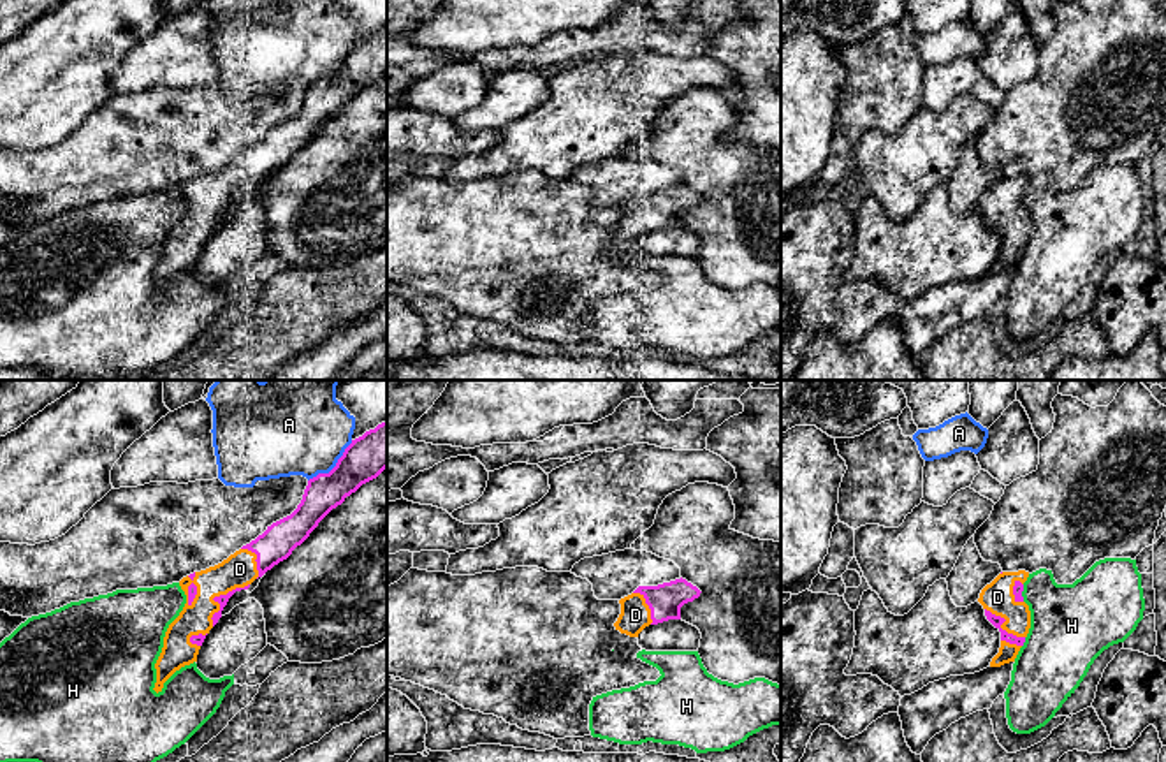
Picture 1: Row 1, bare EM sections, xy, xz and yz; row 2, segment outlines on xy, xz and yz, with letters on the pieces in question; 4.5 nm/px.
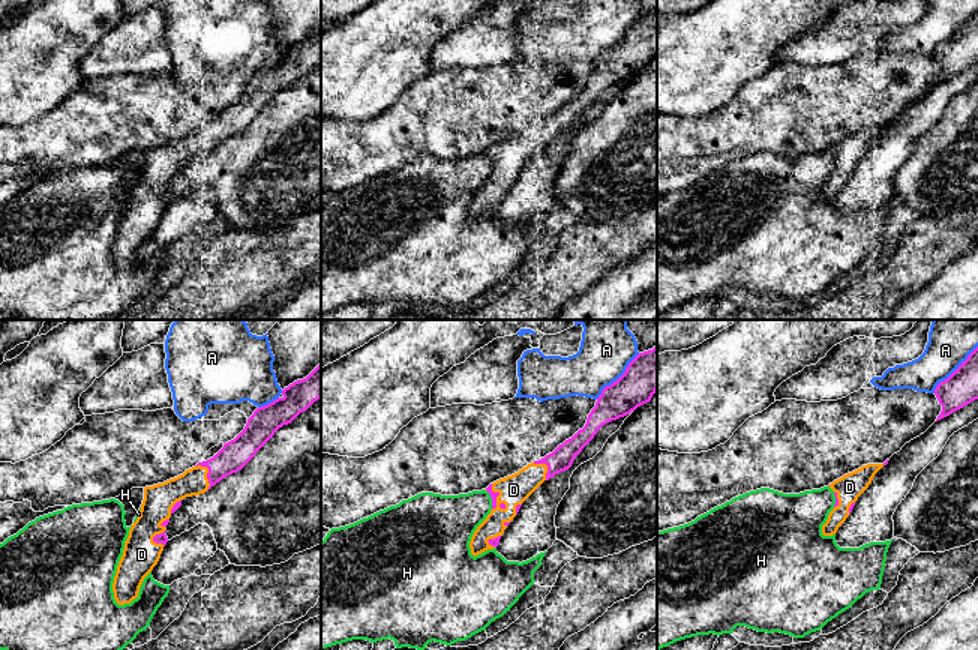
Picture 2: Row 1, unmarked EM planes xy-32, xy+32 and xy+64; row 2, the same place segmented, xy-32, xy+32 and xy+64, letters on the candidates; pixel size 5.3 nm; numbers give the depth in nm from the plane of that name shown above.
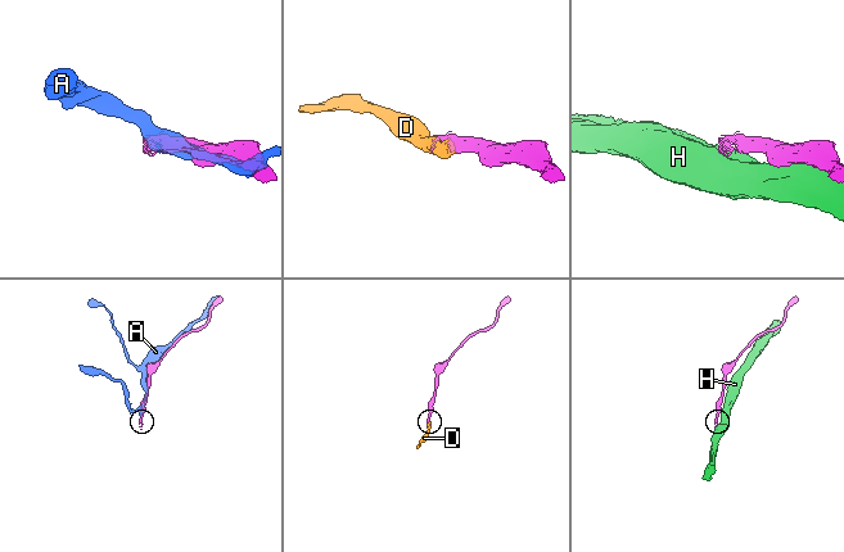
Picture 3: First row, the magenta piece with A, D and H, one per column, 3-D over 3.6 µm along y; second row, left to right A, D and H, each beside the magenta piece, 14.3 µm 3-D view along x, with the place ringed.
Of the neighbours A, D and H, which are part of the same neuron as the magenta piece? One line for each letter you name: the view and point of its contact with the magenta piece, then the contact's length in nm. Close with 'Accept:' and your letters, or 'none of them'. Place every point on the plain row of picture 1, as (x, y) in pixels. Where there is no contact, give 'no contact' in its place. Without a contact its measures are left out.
D: contact xy (217, 203); length 260 nm
Accept: D

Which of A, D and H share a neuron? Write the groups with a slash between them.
A / D / H

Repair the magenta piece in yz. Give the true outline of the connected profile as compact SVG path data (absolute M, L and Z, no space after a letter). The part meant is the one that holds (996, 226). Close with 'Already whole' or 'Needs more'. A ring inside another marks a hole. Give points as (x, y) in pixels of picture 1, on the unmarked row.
M1025 176L1001 178L980 199L978 208L983 211L987 225L1001 238L1001 253L990 273L1015 267L1025 248L1031 234L1031 216L1022 202L1027 183Z. Needs more

